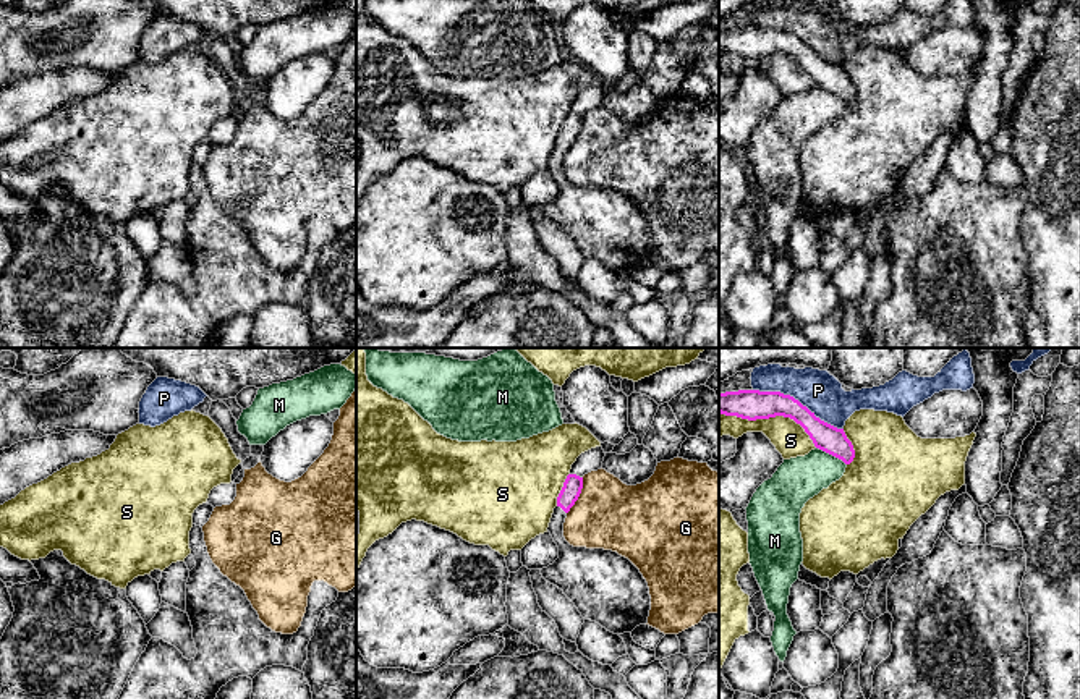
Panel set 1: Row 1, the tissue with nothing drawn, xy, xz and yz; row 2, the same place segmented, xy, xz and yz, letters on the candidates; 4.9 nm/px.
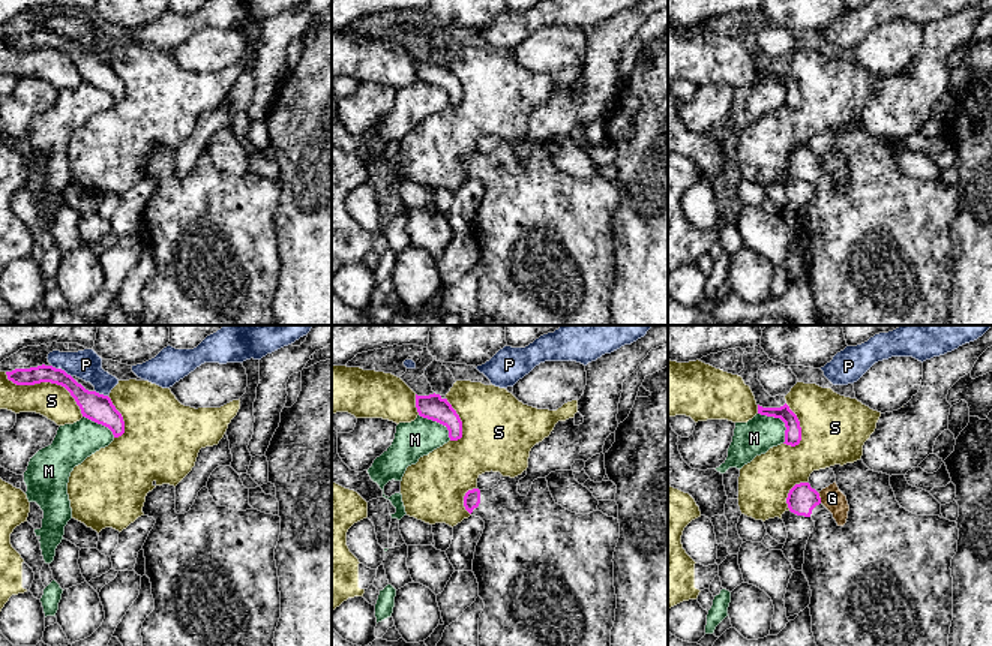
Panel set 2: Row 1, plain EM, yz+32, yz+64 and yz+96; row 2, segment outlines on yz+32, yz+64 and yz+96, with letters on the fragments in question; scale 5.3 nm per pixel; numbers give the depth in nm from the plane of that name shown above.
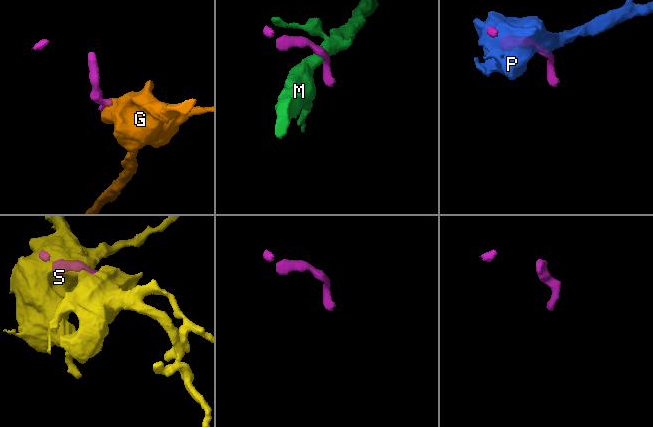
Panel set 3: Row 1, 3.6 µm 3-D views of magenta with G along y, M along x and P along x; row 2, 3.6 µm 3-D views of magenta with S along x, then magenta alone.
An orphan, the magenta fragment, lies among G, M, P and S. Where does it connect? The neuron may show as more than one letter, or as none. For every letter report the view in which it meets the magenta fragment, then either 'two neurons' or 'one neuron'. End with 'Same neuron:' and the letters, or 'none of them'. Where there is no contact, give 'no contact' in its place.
G: contact in xz; two neurons
M: contact in yz; two neurons
P: contact in yz; two neurons
S: contact in yz; two neurons
Same neuron: none of them

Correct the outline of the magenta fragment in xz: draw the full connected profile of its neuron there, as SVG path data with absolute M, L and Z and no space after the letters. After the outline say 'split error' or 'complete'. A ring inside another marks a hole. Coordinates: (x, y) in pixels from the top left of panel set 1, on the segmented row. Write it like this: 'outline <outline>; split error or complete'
outline M568 474L547 527L559 547L559 558L541 574L563 591L585 620L614 634L631 633L648 623L651 610L649 587L640 570L617 552L573 547L563 537L567 513L581 489L583 477Z; split error

